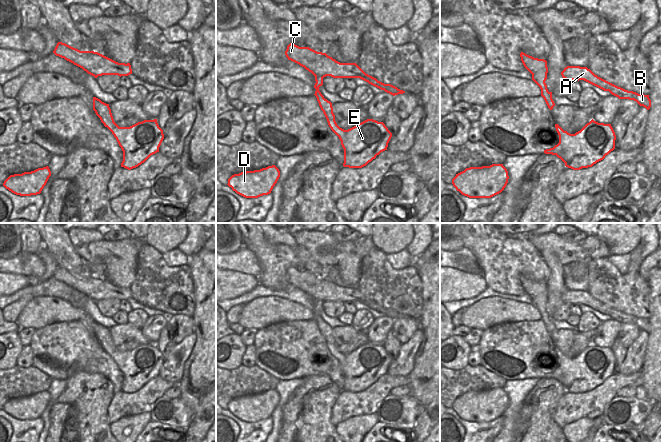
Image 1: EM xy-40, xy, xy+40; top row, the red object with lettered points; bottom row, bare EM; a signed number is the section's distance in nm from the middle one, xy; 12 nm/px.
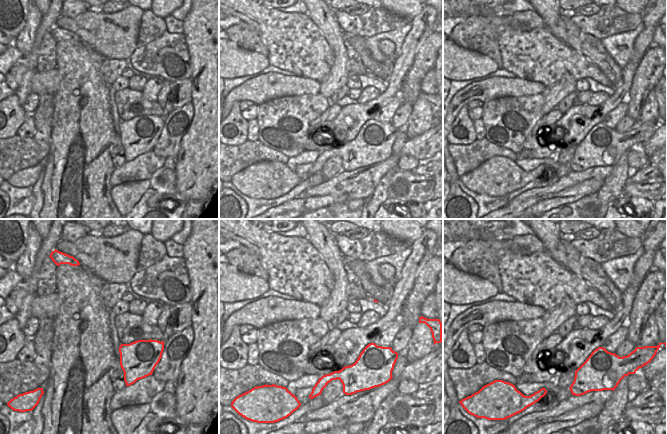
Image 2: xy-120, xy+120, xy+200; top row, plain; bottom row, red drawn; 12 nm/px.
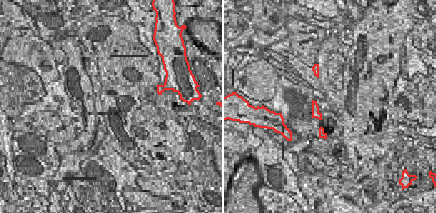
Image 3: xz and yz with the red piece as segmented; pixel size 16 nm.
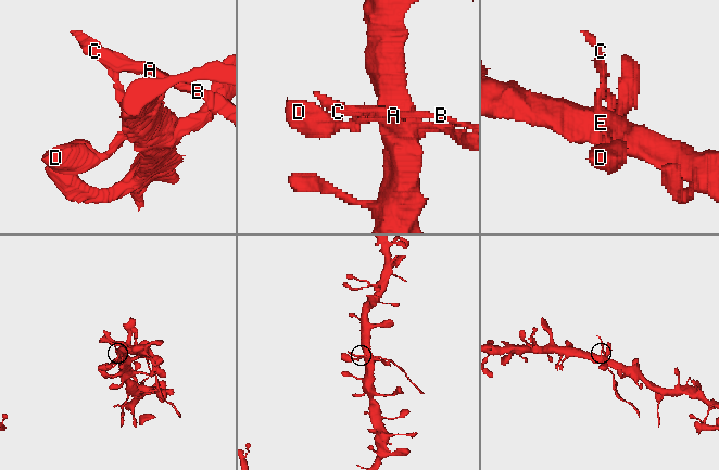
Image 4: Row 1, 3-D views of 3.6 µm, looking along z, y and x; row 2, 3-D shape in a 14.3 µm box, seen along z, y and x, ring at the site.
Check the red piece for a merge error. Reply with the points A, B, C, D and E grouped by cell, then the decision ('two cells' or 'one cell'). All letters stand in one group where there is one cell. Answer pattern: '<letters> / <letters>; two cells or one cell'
A B C / D E; two cells

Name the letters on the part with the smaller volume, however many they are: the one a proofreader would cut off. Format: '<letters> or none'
A, B, C

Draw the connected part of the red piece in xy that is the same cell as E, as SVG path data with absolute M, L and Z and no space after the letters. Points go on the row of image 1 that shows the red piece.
M367 119L344 130L339 126L331 128L339 137L344 149L344 167L362 168L387 150L392 133L383 122Z

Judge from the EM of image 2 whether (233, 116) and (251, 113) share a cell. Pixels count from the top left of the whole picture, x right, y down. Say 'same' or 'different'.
different

